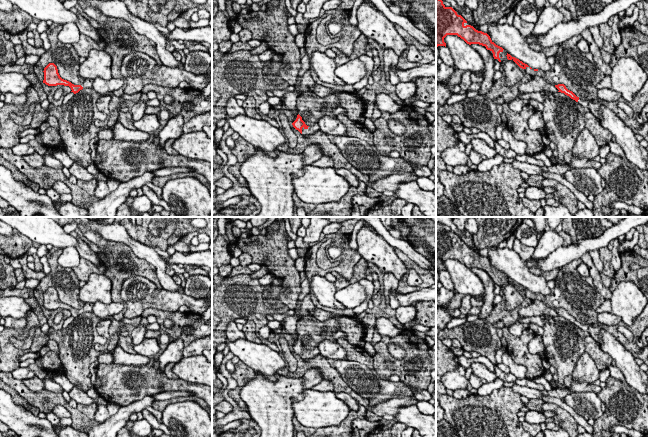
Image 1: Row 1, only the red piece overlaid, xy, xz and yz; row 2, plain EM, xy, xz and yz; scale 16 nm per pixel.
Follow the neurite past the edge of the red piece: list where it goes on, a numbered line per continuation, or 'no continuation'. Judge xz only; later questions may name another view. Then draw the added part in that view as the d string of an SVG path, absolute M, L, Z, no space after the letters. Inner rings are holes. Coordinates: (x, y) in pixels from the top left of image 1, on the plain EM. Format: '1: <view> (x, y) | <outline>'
1: xz (314, 352) | M315 347L314 349L309 350L307 353L305 353L304 351L302 352L302 358L304 360L311 359L311 358L317 356L317 355L319 355L318 347Z

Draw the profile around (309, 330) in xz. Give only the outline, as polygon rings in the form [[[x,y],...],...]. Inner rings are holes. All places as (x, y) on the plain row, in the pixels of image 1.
[[[304,316],[299,319],[296,326],[296,333],[307,350],[318,347],[324,340],[322,330],[325,326],[333,334],[339,331],[339,323],[335,319],[328,319],[325,322],[317,320],[314,316]]]

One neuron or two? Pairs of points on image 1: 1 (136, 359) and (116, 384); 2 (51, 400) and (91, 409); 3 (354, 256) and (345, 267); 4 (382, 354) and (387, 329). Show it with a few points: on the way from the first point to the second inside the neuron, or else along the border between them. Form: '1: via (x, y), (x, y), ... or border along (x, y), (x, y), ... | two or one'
1: border along (151, 358), (145, 364), (112, 363) | two
2: border along (76, 408), (93, 420) | two
3: via (351, 259), (347, 264) | one
4: border along (404, 329), (395, 336), (382, 336) | two

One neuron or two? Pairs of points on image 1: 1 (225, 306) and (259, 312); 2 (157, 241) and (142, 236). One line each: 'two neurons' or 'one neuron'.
1: one neuron
2: one neuron

